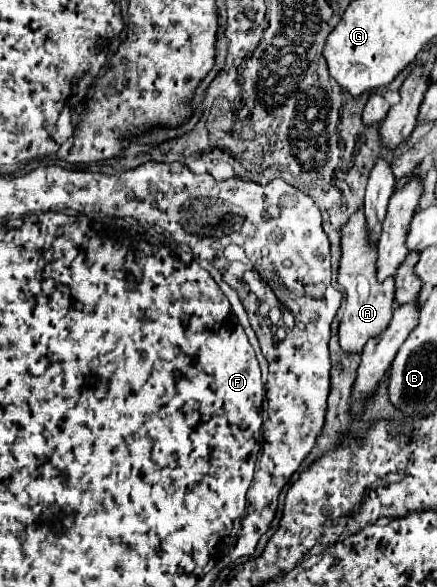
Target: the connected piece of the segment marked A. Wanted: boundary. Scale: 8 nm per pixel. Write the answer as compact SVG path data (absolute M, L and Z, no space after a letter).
M361 208L347 220L341 228L341 264L339 264L339 284L345 292L345 312L339 324L339 342L345 352L361 352L365 342L377 334L381 334L393 314L393 296L395 284L393 278L385 282L377 282L375 276L375 260L377 248L369 248L365 240L365 216L361 216Z

